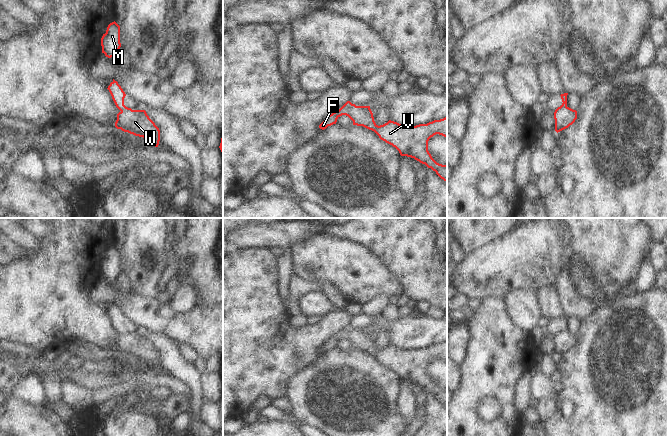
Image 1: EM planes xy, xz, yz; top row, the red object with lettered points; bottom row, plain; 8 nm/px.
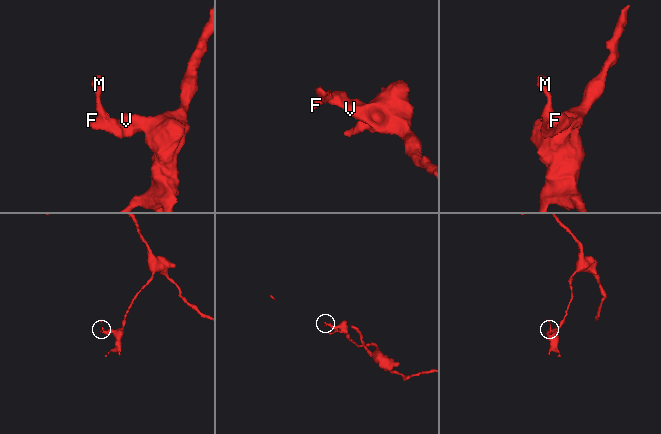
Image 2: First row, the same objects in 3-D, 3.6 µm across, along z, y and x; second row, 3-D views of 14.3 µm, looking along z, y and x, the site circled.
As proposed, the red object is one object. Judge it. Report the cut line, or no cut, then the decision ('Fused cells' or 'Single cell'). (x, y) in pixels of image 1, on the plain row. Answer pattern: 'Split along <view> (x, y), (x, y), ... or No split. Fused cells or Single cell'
Split along yz (566, 330), (555, 335). Fused cells

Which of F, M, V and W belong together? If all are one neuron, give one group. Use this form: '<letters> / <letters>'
F M / V W

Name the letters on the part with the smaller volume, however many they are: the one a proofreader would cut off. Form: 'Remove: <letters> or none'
Remove: F, M

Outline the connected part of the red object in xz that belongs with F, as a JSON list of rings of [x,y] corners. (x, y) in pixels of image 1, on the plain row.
[[[336,334],[335,336],[333,336],[332,338],[328,339],[325,344],[319,349],[319,352],[324,354],[326,353],[328,350],[331,350],[333,348],[336,348],[337,343],[344,339],[343,336],[339,334]]]

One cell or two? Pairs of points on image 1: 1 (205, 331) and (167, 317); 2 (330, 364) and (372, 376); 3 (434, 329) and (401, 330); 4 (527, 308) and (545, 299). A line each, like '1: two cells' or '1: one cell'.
1: one cell
2: one cell
3: one cell
4: two cells

